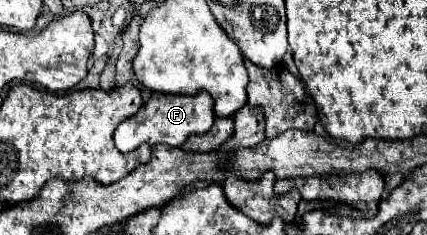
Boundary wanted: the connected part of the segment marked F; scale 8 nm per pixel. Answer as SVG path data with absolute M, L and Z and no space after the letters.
M153 92L151 98L141 106L141 110L135 116L123 120L117 126L113 140L115 140L117 150L123 154L135 150L143 142L149 142L151 146L153 144L181 146L187 136L205 134L213 122L215 122L213 100L207 92L197 92L197 94L159 94L159 92Z

